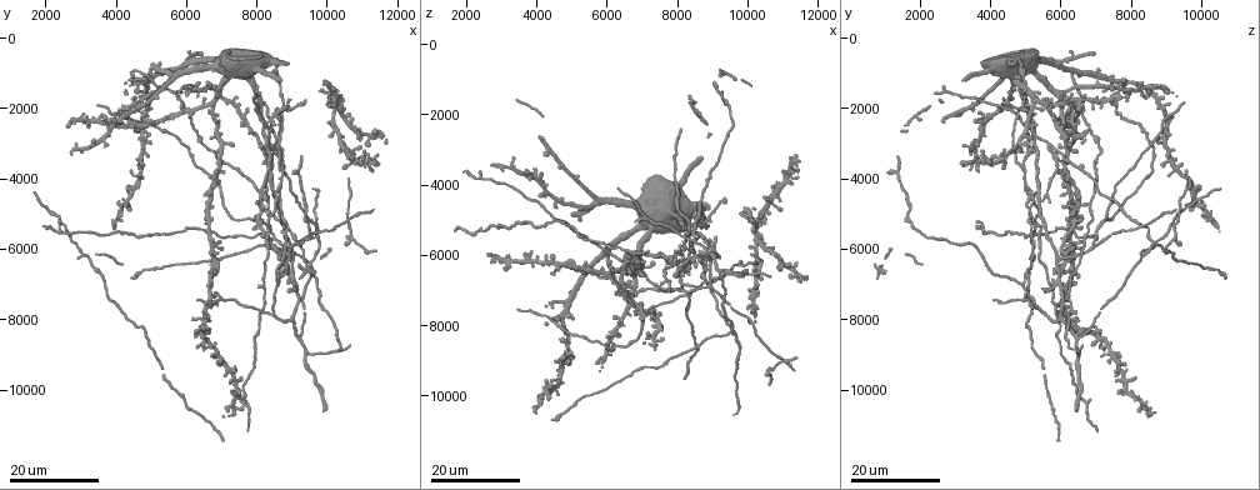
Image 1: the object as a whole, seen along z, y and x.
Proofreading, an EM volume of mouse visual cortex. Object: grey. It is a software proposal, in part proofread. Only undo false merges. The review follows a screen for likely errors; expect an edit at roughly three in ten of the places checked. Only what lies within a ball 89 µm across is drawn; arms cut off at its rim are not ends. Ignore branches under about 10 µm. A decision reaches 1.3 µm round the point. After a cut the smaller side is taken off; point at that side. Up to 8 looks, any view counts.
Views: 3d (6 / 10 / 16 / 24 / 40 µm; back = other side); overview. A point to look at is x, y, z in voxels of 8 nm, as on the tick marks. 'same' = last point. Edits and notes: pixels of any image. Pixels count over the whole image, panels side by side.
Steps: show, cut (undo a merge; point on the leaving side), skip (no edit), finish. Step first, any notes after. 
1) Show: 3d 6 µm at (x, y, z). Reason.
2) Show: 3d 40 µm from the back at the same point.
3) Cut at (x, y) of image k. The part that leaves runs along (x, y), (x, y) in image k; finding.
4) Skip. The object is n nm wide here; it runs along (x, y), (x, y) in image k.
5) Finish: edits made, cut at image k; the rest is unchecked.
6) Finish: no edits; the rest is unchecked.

Show: 3d 16 µm at (9700, 5700, 8700). Three-way junction.

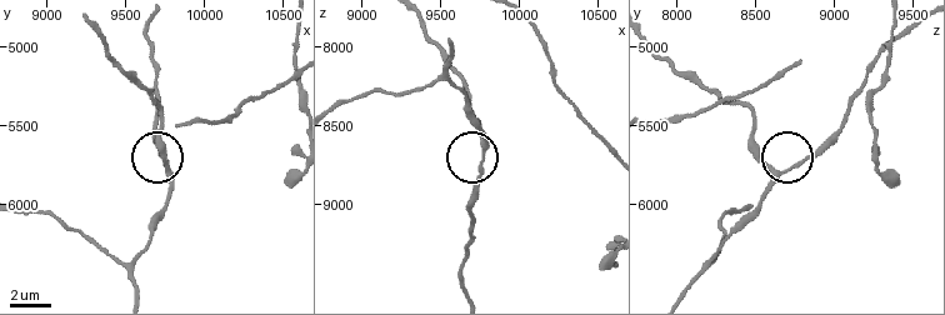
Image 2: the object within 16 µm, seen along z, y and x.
Show: 3d 10 µm at (9780, 5800, 8680).

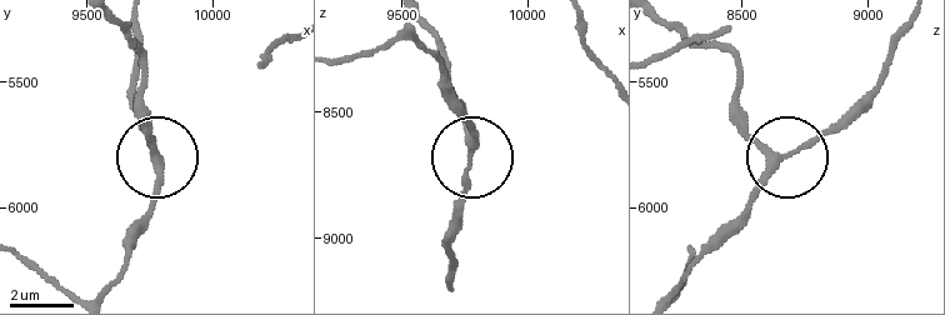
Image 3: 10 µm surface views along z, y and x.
Skip. The object is 210 nm wide here; it runs along (419, 21), (468, 134), (459, 220) in image 3; continuous, no second neuron.

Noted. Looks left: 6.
Show: 3d 16 µm at (8100, 4700, 6900). Three arms meet.

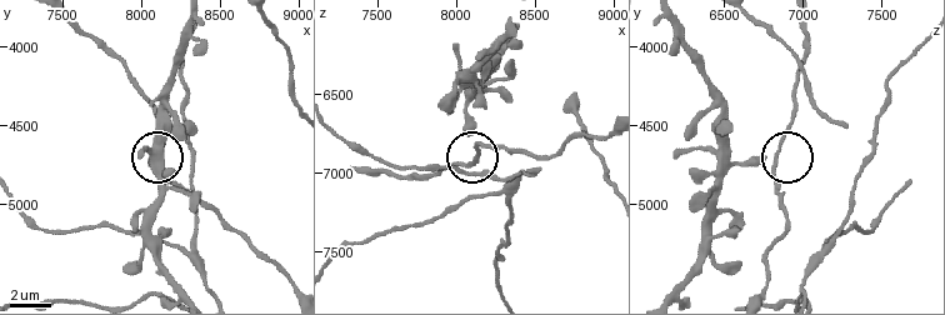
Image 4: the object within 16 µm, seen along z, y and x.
Show: 3d 10 µm at (8140, 4760, 6800).

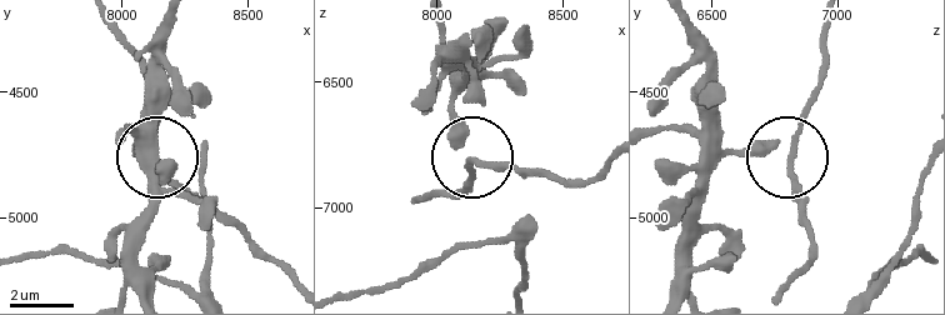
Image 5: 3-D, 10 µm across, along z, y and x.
Skip. The object is 170 nm wide here; continuous, no second neuron.

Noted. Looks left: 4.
Show: 3d 16 µm at (8500, 5700, 7000). Arms part here.

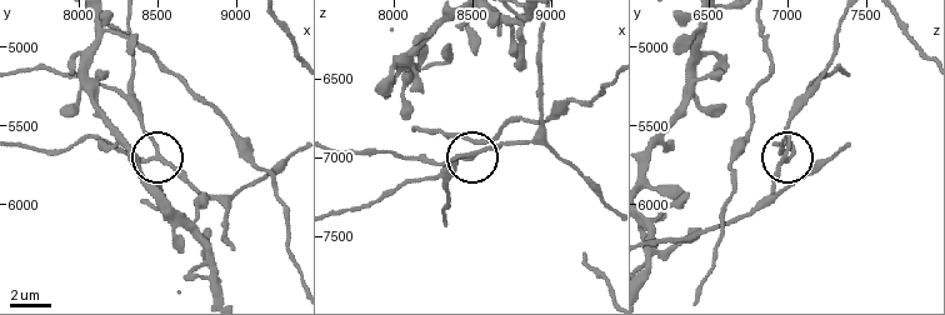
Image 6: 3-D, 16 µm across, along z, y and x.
Show: 3d 6 µm at (8500, 5700, 6980).

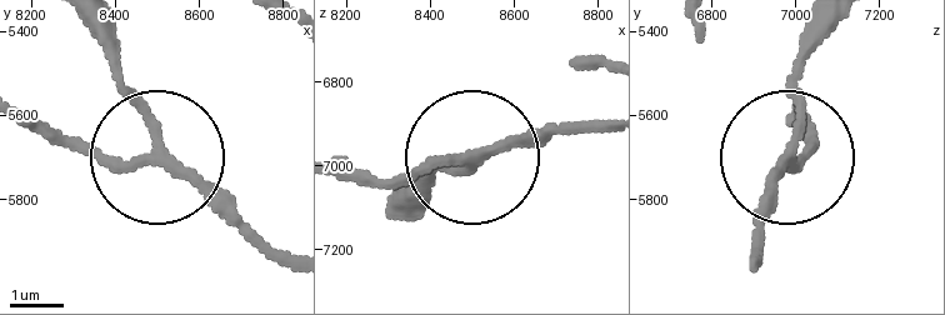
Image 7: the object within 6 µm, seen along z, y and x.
Skip. The side arm is 66 µm long; it runs along (750, 268), (804, 93), (804, 30) in image 7; continuous, no second neuron.

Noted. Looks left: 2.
Show: 3d 16 µm at (8700, 4200, 5000). Three-way junction.

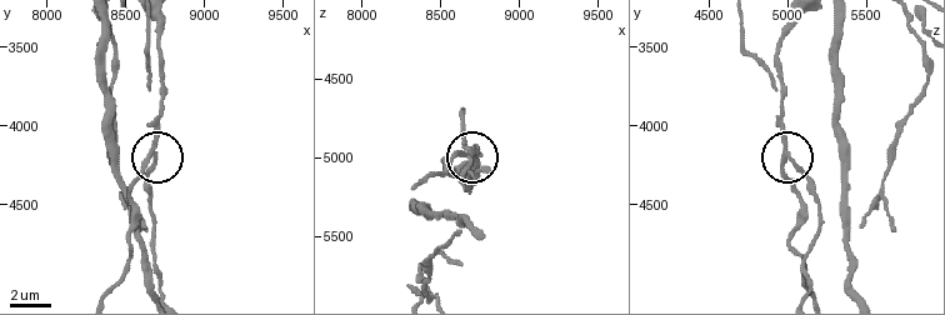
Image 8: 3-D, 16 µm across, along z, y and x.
Show: 3d 6 µm at (8620, 4220, 4980).

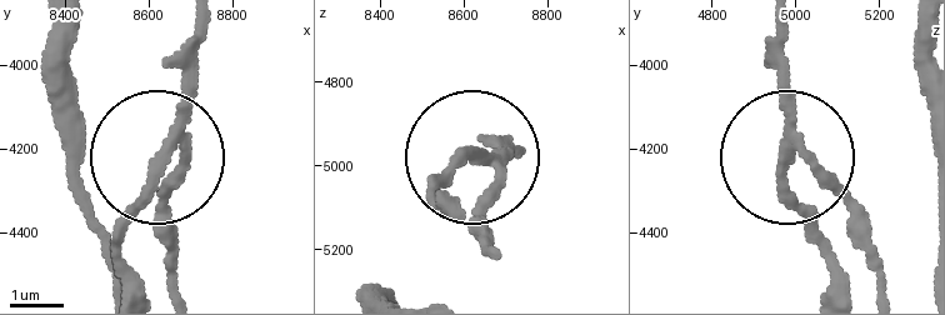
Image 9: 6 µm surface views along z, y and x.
Cut at (183, 53) of image 9. The side arm is 68 µm long; the part that leaves runs along (784, 141), (784, 190), (824, 285) in image 9; a second neuron is stuck on.

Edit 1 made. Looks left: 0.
Finish: edits made, cut at image 9; the rest is unchecked.

